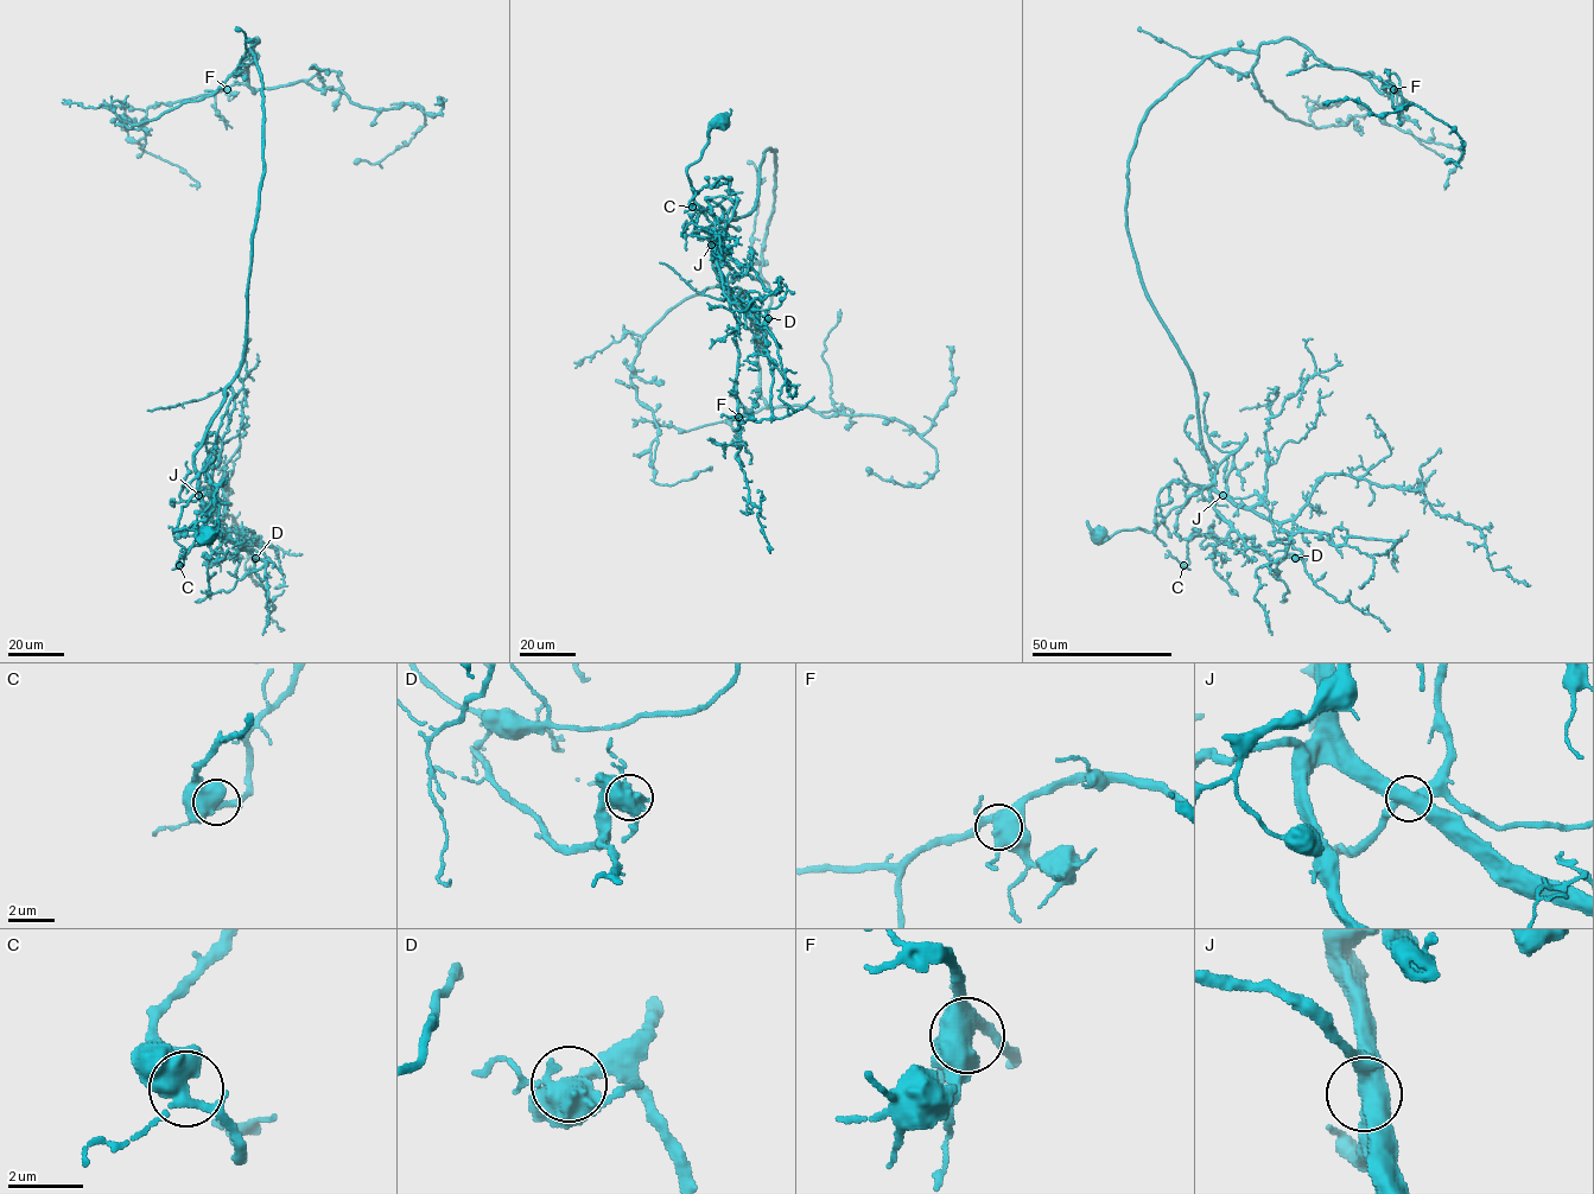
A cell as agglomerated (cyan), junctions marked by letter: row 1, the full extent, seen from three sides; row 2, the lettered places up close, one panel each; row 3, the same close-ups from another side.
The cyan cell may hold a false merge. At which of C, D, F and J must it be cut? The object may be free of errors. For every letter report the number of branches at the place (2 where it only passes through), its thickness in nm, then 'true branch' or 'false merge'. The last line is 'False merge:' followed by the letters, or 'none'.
C: 4 branches meet; 480 nm thick; true branch
D: 4 branches meet; 480 nm thick; true branch
F: 4 branches meet; 500 nm thick; true branch
J: 4 branches meet; 500 nm thick; false merge
False merge: J

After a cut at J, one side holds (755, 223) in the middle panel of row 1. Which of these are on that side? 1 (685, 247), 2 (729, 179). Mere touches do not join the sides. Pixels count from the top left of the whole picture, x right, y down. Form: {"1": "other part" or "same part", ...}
{"1": "other part", "2": "other part"}

